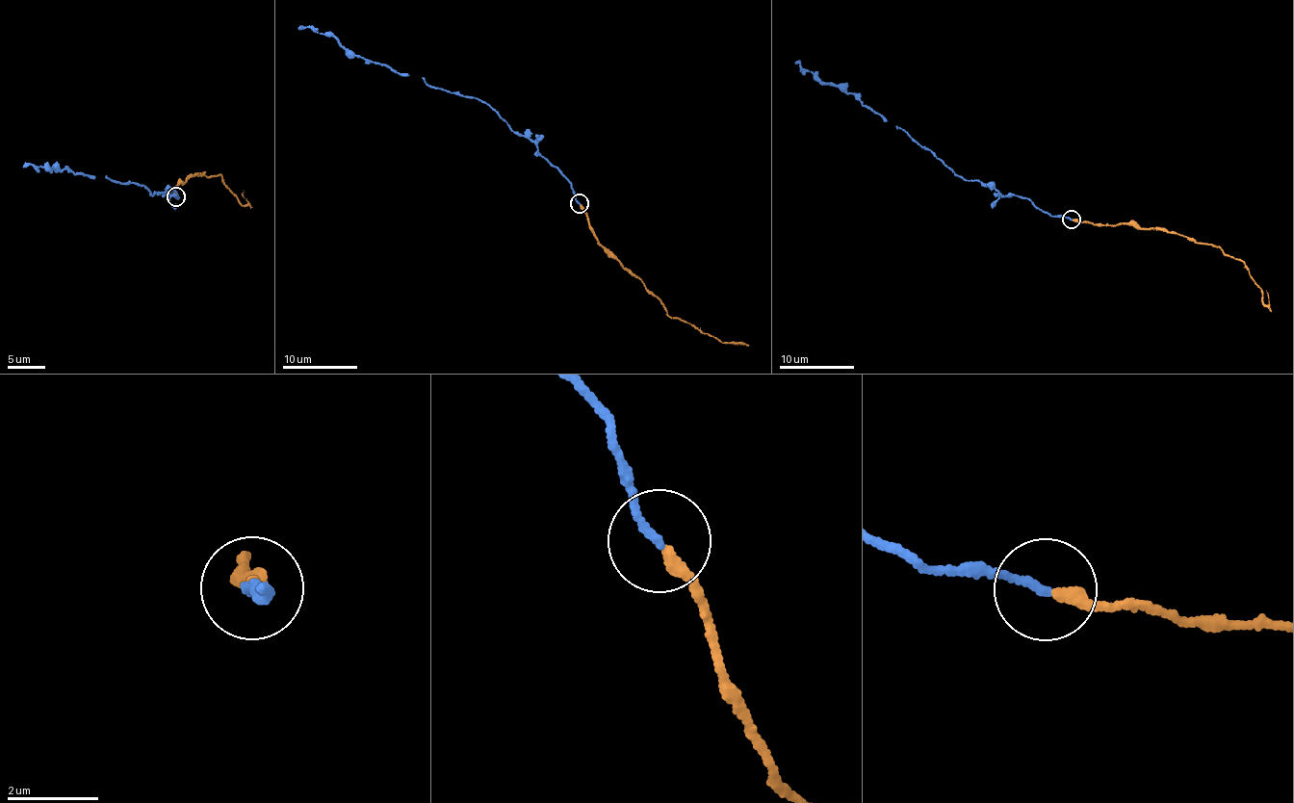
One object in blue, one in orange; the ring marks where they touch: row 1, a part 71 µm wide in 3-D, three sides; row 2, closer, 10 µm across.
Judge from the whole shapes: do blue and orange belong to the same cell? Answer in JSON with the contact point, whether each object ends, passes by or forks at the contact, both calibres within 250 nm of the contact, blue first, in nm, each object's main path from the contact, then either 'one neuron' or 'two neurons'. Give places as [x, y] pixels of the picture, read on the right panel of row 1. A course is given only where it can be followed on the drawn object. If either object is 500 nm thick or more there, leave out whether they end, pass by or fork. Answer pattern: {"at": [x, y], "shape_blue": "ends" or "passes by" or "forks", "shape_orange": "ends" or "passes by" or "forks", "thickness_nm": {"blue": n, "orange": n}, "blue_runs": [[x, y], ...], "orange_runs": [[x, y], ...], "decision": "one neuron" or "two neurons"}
{"at": [1072, 220], "shape_blue": "ends", "shape_orange": "ends", "thickness_nm": {"blue": 170, "orange": 280}, "blue_runs": [[1071, 219], [1049, 216], [1025, 198], [1003, 195], [988, 185], [967, 179], [867, 106], [808, 71], [797, 62]], "orange_runs": [[1073, 219], [1176, 232], [1219, 246], [1243, 262], [1265, 305], [1266, 291]], "decision": "one neuron"}

